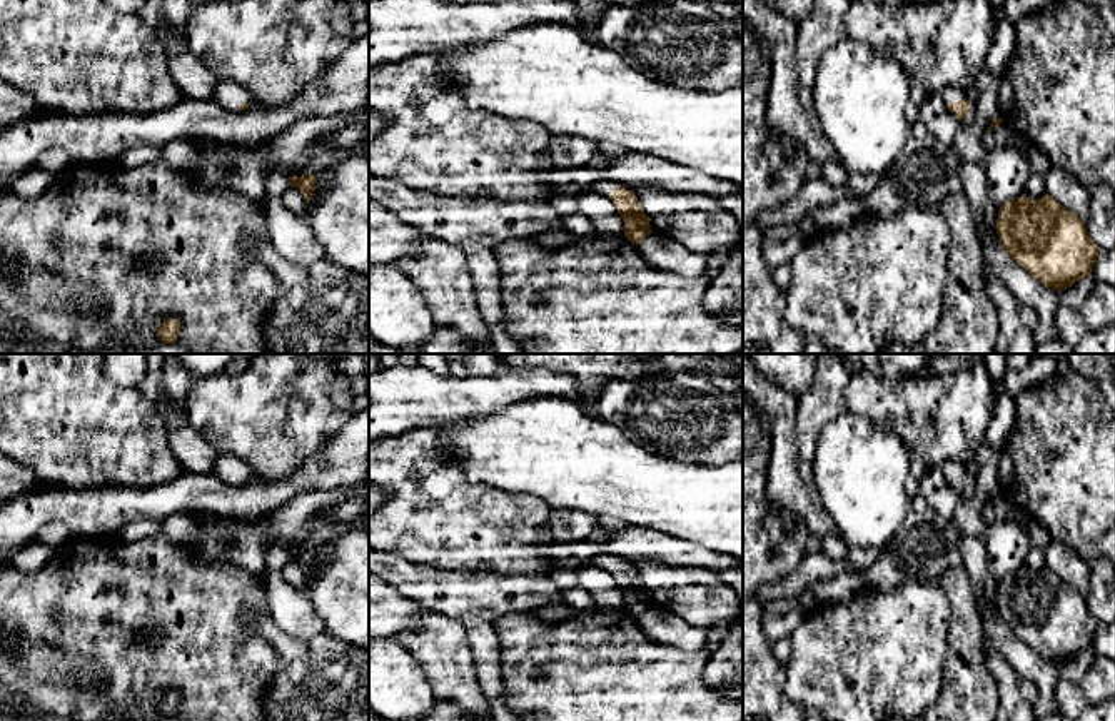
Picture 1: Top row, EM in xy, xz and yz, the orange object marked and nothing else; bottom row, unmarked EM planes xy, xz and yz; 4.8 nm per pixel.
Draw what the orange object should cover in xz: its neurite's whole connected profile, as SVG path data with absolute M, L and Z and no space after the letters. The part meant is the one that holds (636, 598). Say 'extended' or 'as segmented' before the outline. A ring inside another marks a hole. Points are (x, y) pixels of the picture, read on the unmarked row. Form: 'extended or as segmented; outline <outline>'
extended; outline M599 554L594 559L594 566L613 574L624 596L624 611L628 614L639 619L649 608L653 608L649 591L641 584L634 564L626 564L614 556Z

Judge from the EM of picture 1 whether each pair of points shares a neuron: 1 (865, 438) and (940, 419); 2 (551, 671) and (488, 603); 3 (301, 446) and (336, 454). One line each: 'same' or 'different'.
1: different
2: different
3: different

